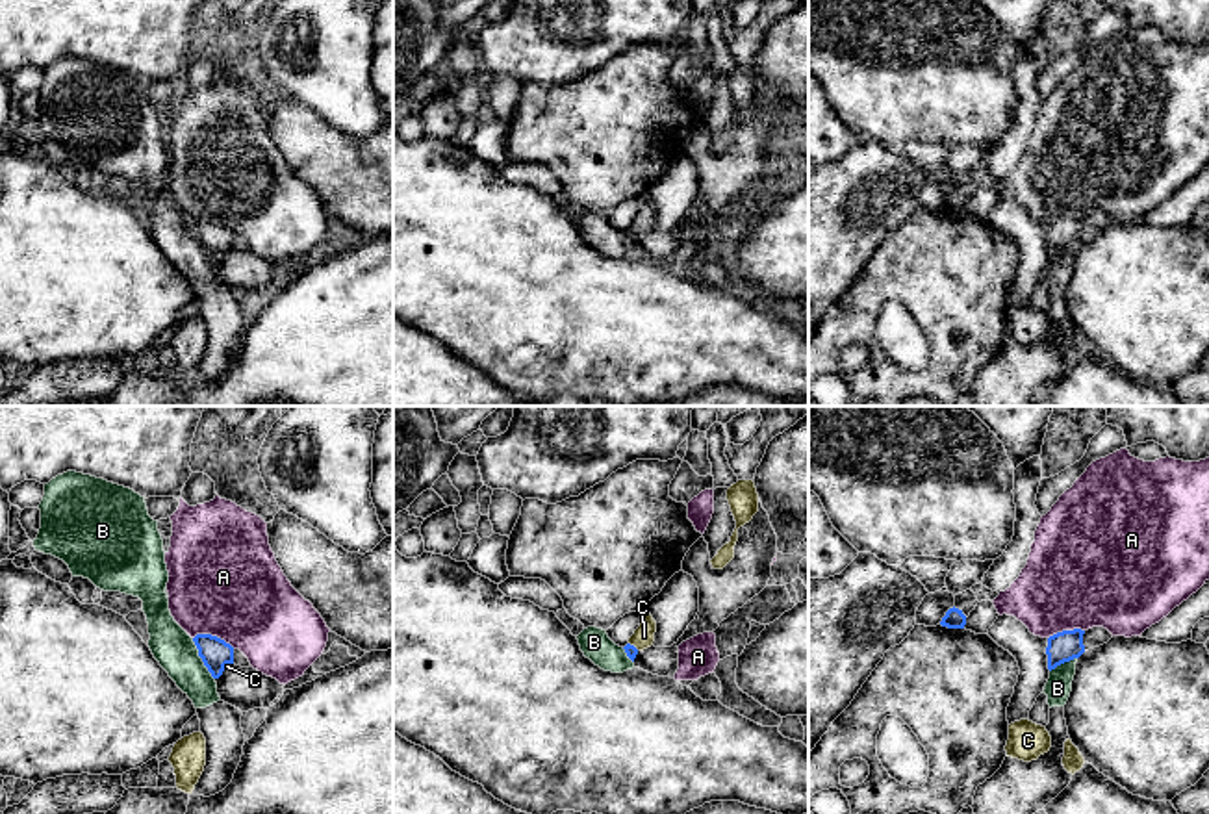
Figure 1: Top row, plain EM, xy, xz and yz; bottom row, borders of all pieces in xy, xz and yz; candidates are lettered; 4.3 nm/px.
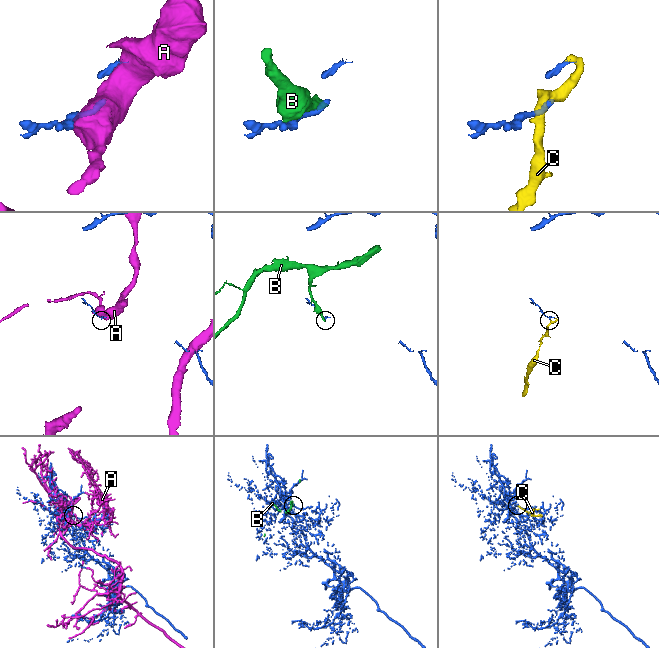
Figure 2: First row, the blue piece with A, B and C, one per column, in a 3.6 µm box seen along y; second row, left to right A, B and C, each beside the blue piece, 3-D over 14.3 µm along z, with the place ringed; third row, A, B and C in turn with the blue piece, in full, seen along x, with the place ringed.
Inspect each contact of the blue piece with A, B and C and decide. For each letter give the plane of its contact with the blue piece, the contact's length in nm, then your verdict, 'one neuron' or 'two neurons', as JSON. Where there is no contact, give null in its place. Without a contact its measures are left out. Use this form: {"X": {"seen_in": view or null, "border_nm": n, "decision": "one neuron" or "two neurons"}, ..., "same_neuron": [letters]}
{"A": {"seen_in": "xy", "border_nm": 190, "decision": "two neurons"}, "B": {"seen_in": "xy", "border_nm": 200, "decision": "two neurons"}, "C": {"seen_in": "xz", "border_nm": 60, "decision": "one neuron"}, "same_neuron": ["C"]}

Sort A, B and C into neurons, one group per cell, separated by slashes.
A / B / C

